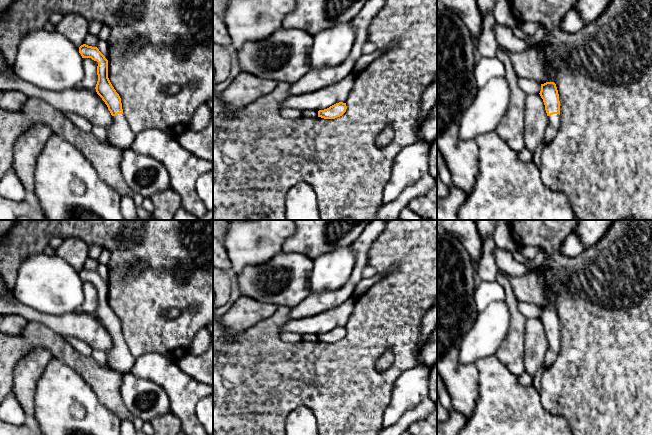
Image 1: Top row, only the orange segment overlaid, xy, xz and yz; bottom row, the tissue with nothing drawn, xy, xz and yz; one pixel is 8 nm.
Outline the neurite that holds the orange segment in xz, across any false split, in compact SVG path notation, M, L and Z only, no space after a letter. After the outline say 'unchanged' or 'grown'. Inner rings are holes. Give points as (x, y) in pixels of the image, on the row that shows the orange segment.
M339 102L330 106L327 109L319 110L318 117L324 119L335 119L337 117L342 116L346 112L346 109L347 109L346 103Z; unchanged

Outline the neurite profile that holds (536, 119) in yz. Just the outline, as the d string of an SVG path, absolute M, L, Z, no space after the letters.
M540 94L527 95L525 100L525 148L527 148L532 154L538 146L544 144L547 123L548 116Z

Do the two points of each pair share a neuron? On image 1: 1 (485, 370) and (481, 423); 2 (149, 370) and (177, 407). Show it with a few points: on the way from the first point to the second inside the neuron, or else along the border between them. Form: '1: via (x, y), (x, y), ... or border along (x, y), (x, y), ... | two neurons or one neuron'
1: via (487, 383), (487, 410) | one neuron
2: via (160, 375), (177, 392), (177, 396) | one neuron

